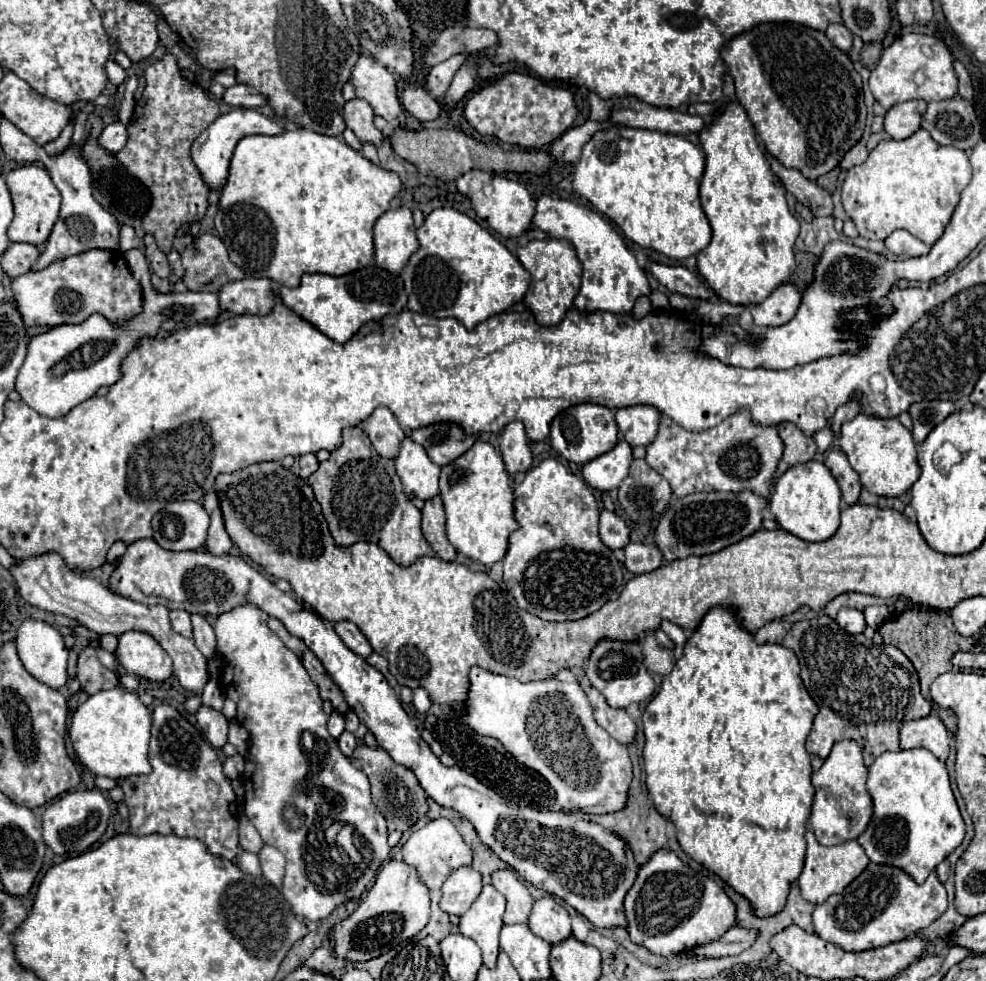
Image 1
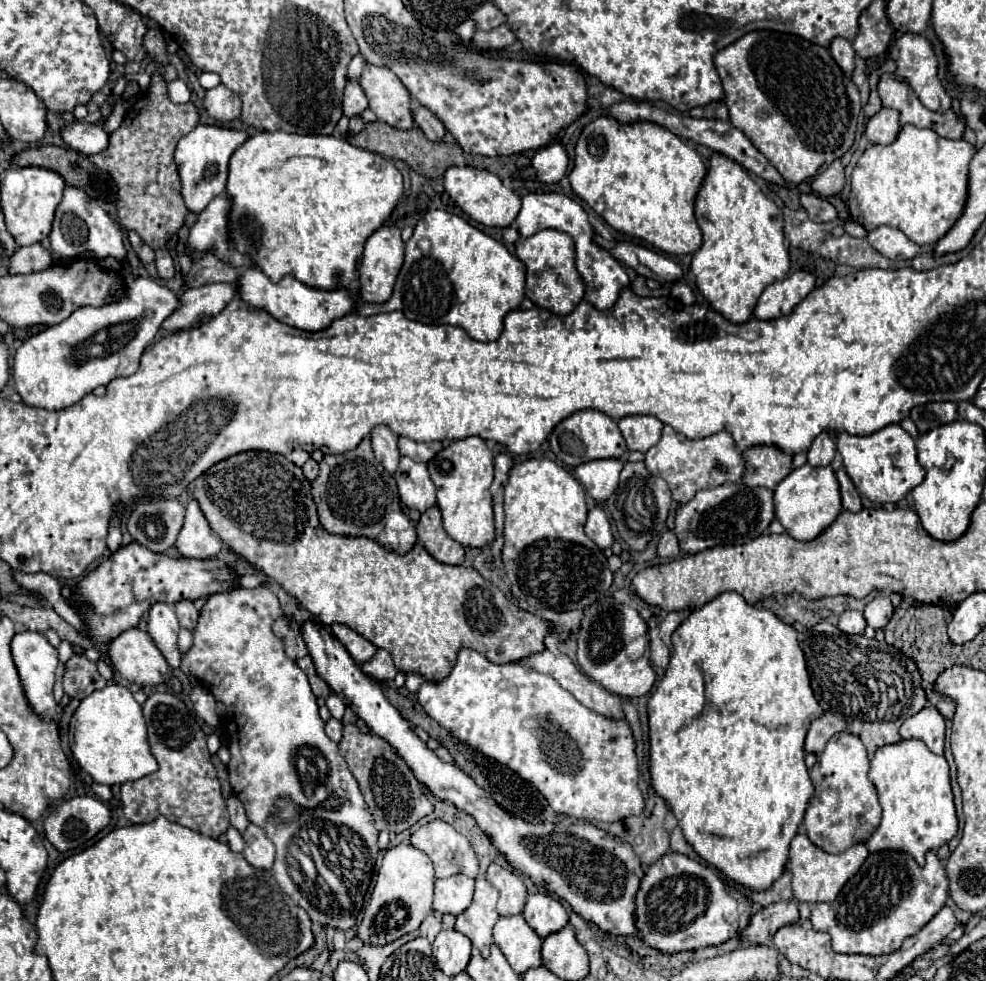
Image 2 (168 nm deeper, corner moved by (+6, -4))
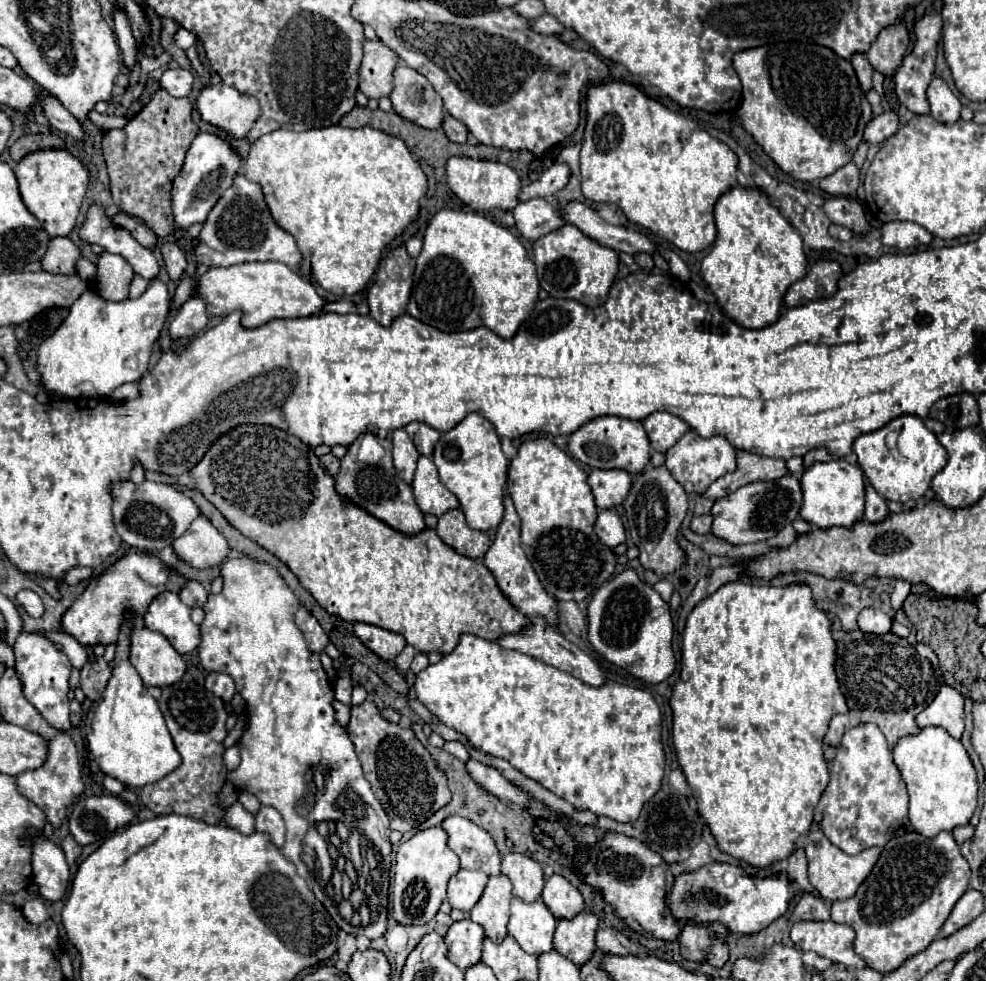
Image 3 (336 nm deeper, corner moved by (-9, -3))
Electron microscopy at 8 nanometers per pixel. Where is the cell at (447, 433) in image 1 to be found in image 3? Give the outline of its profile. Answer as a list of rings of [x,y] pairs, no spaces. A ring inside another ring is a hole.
[[[410,422],[406,428],[408,436],[412,438],[412,442],[416,444],[418,452],[424,454],[424,456],[432,456],[432,450],[434,450],[434,444],[438,442],[440,438],[440,432],[434,430],[432,426],[424,424],[424,422]]]

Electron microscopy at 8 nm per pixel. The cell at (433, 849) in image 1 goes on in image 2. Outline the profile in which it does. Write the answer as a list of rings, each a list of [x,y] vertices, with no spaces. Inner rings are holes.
[[[437,819],[419,827],[409,843],[429,855],[435,865],[435,879],[445,879],[455,873],[477,877],[479,873],[479,861],[469,841],[445,821]]]

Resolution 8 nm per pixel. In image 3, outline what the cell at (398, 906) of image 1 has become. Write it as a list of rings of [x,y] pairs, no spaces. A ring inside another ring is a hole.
[[[432,826],[422,832],[416,832],[406,840],[396,852],[396,872],[392,884],[392,902],[394,920],[402,924],[426,924],[430,922],[440,904],[446,900],[446,884],[460,870],[460,860],[456,852],[448,848],[448,834],[442,826]]]

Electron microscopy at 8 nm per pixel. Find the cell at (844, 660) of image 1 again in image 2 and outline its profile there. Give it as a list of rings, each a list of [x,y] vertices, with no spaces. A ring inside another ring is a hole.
[[[819,621],[799,645],[807,661],[813,695],[823,709],[821,719],[807,733],[807,753],[819,757],[835,733],[853,733],[863,741],[869,757],[873,757],[879,747],[901,741],[899,727],[905,721],[905,713],[913,717],[927,705],[915,663],[885,641],[845,635],[835,625]]]

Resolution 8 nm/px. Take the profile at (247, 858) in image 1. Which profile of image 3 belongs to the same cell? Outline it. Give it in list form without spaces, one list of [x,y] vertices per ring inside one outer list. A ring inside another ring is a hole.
[[[234,802],[224,812],[224,824],[230,826],[230,828],[236,828],[242,834],[252,834],[252,830],[254,830],[254,816],[240,802]]]

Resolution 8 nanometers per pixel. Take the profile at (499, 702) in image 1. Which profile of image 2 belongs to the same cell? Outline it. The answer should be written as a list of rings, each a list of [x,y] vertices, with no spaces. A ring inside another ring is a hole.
[[[461,649],[459,655],[457,655],[457,663],[453,667],[453,671],[441,681],[441,683],[431,683],[431,681],[425,681],[417,693],[417,701],[419,705],[425,709],[425,713],[435,719],[441,727],[449,729],[459,741],[475,747],[477,751],[481,751],[483,755],[499,761],[501,765],[507,765],[509,769],[513,769],[517,775],[521,775],[525,781],[533,783],[541,795],[547,799],[549,807],[555,811],[555,813],[561,813],[561,815],[569,815],[569,817],[575,817],[575,819],[581,819],[581,821],[605,821],[605,823],[611,823],[611,821],[619,821],[619,819],[625,819],[629,815],[639,815],[643,811],[643,797],[641,797],[641,791],[637,787],[637,777],[639,777],[639,771],[637,771],[637,757],[635,757],[635,741],[633,741],[633,735],[631,735],[631,729],[627,725],[625,719],[619,719],[619,721],[613,721],[613,719],[607,719],[603,715],[597,715],[593,711],[589,711],[587,707],[583,707],[569,691],[565,691],[551,675],[546,675],[535,671],[535,669],[529,669],[529,665],[521,665],[521,663],[507,663],[507,665],[493,665],[491,661],[487,661],[481,653],[473,651],[473,649]]]

